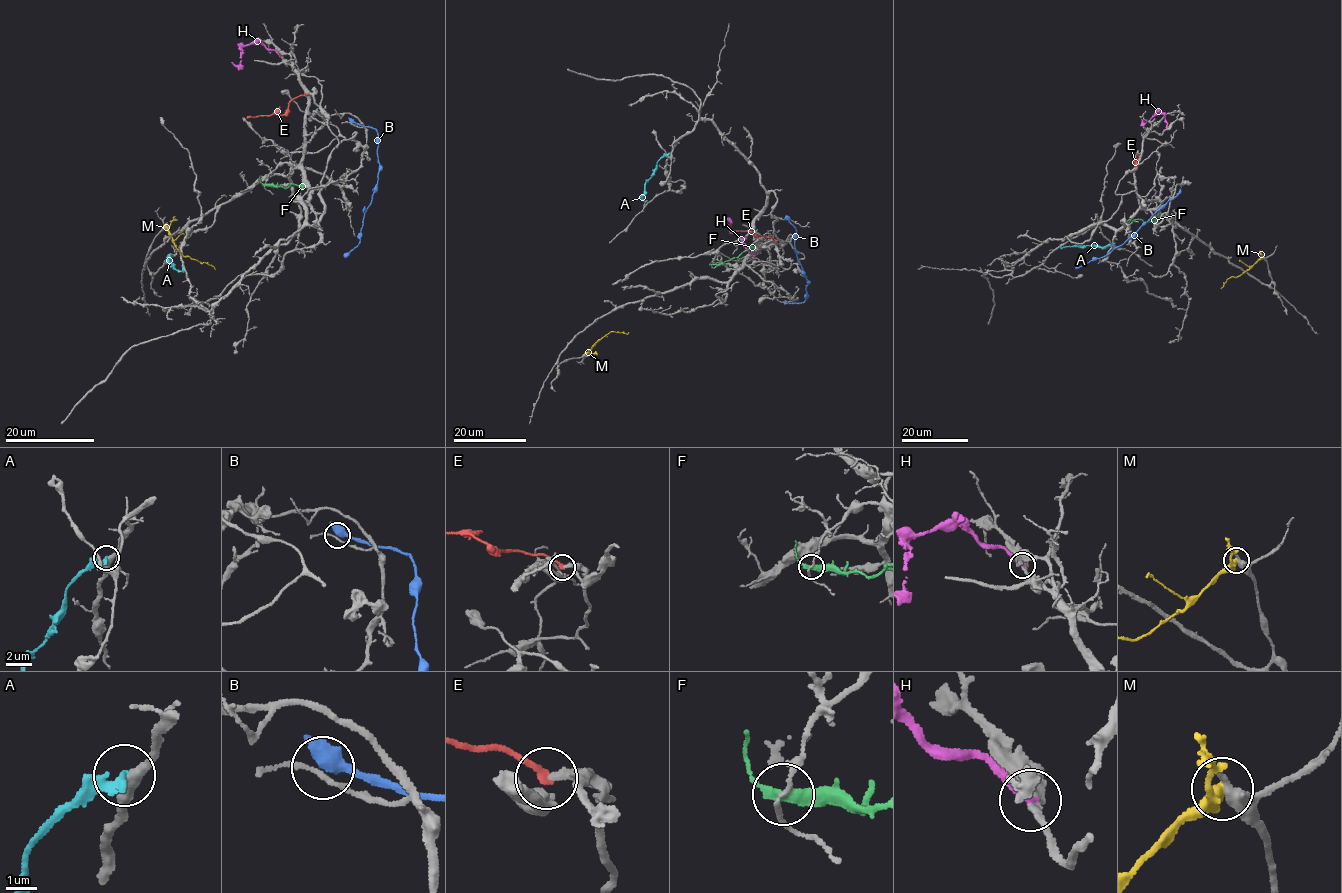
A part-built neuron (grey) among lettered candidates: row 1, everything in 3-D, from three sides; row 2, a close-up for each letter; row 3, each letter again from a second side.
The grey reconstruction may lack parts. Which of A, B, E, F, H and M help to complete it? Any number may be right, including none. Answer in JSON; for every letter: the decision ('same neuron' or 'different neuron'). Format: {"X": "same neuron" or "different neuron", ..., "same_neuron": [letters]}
{"A": "different neuron", "B": "different neuron", "E": "same neuron", "F": "different neuron", "H": "different neuron", "M": "different neuron", "same_neuron": ["E"]}

